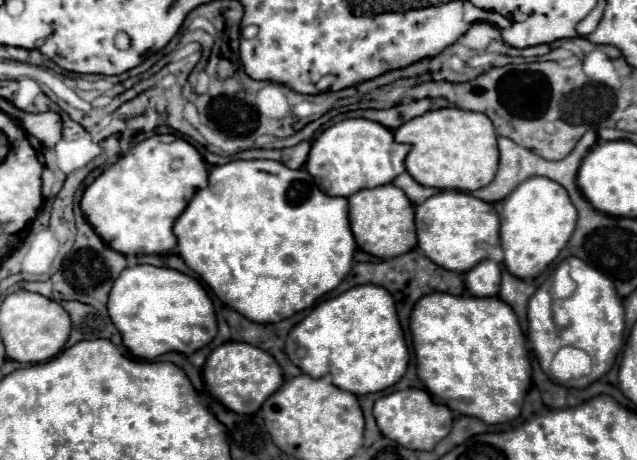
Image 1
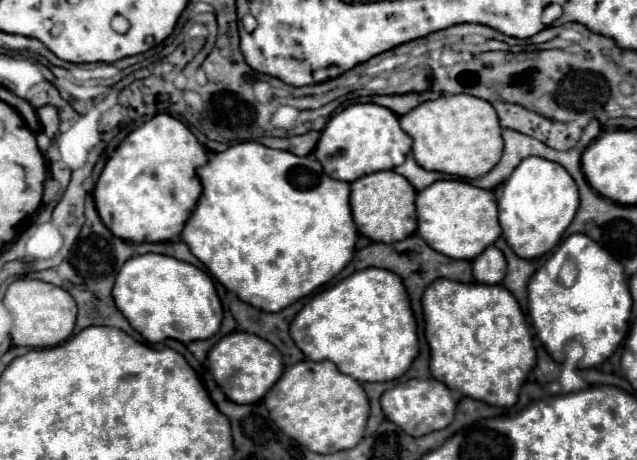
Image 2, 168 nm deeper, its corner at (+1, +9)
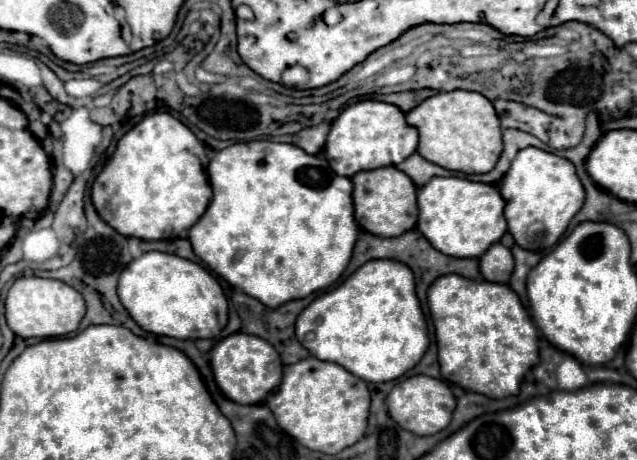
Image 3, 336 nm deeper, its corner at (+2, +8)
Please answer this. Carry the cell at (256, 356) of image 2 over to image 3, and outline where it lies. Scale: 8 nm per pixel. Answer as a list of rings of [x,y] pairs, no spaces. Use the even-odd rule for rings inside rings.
[[[236,332],[220,340],[210,350],[210,364],[220,390],[238,404],[260,404],[282,380],[282,360],[272,344],[244,332]]]

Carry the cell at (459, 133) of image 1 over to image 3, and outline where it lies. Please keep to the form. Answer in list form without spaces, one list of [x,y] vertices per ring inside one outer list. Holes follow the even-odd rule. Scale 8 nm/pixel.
[[[468,90],[438,92],[418,104],[406,114],[410,126],[416,126],[420,132],[418,152],[442,168],[450,168],[464,174],[482,174],[490,172],[502,152],[502,128],[496,116],[492,102]]]

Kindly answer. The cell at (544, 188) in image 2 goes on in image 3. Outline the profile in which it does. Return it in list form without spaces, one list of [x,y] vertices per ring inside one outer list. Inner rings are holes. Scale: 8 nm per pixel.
[[[534,146],[518,152],[510,170],[500,182],[500,194],[506,200],[506,220],[510,234],[518,246],[534,252],[552,248],[584,204],[584,188],[576,176],[574,164]]]

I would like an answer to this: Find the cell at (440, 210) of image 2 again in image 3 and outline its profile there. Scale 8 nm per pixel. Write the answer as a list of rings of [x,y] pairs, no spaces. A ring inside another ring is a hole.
[[[436,176],[418,190],[418,224],[416,228],[448,256],[480,258],[492,244],[496,244],[506,232],[504,198],[494,184],[470,182],[466,178]]]

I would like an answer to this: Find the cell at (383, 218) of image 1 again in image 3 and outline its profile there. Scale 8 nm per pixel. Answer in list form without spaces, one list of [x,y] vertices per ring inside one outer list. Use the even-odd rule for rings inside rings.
[[[396,166],[376,168],[368,172],[358,172],[352,176],[354,182],[354,216],[356,222],[376,234],[376,236],[400,236],[416,226],[418,220],[418,204],[416,204],[416,186],[414,182],[400,172]]]

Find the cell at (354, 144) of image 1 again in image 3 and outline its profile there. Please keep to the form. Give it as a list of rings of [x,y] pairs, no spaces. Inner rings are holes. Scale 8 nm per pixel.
[[[360,100],[350,104],[340,112],[340,116],[332,122],[324,154],[330,160],[330,168],[334,168],[340,176],[354,176],[362,170],[384,168],[390,164],[400,164],[418,148],[418,130],[406,124],[404,112],[388,102],[380,100]]]

